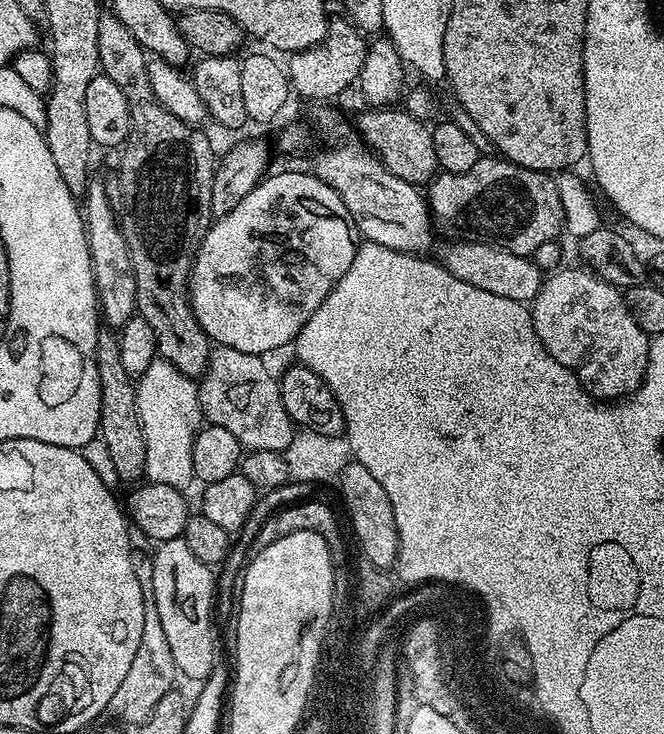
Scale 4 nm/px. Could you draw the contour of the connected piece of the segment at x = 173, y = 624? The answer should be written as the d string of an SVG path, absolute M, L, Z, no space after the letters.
M183 536L159 541L159 543L155 545L155 548L156 552L153 551L151 553L152 565L154 566L154 602L158 602L158 618L162 618L162 630L166 633L166 643L170 646L170 654L174 654L174 666L176 667L177 673L179 673L183 679L198 678L205 681L209 674L218 668L218 662L216 662L216 632L212 629L212 616L214 617L214 609L217 607L217 577L212 577L213 569L209 564L200 561L197 556L192 553L190 546L186 546Z

